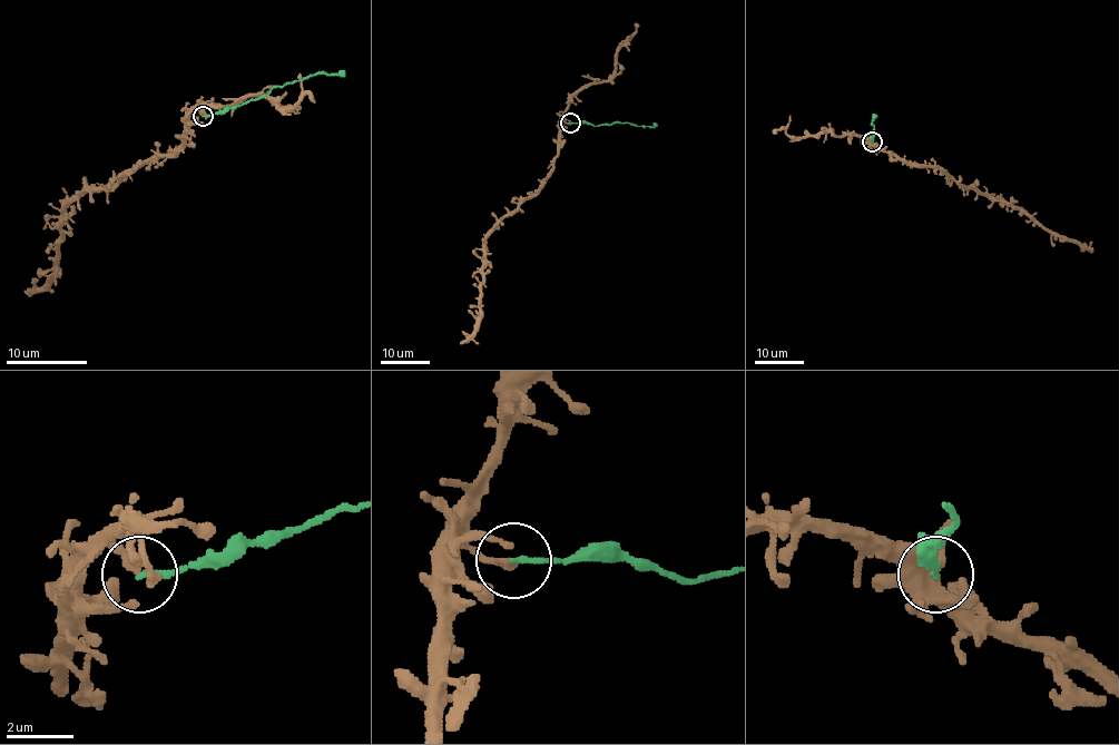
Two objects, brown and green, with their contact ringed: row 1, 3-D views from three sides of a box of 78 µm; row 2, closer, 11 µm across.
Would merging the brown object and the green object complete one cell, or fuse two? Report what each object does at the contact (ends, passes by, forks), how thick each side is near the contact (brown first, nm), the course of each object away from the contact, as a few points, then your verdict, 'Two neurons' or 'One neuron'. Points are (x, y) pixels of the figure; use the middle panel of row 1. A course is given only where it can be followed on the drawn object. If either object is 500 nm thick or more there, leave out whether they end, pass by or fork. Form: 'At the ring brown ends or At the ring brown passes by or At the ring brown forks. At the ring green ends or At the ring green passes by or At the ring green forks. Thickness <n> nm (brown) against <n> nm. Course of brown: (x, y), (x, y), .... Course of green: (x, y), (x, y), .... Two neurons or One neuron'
At the ring brown ends. At the ring green ends. Thickness 280 nm (brown) against 170 nm. Course of brown: (569, 123), (560, 123), (560, 146), (550, 177), (500, 222), (486, 239), (481, 316), (475, 330), (460, 343). Course of green: (569, 123), (597, 126), (614, 123), (637, 126), (657, 124). Two neurons

